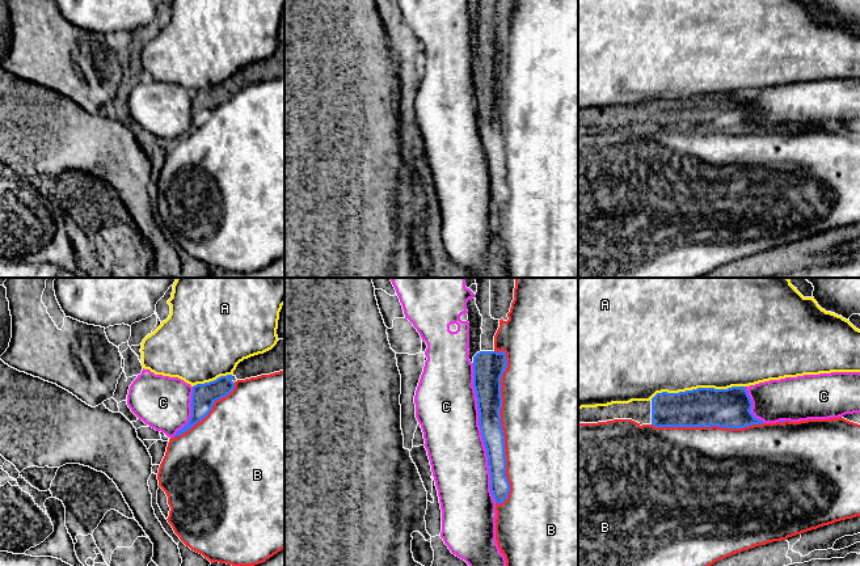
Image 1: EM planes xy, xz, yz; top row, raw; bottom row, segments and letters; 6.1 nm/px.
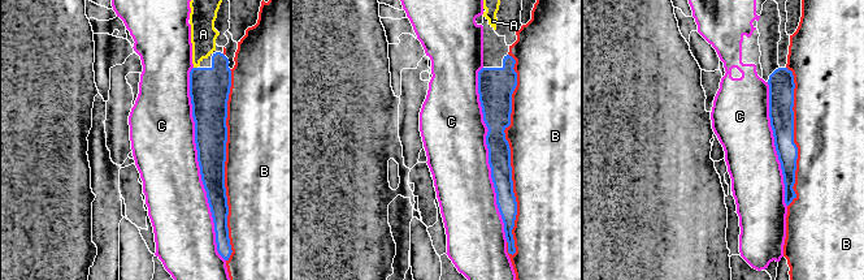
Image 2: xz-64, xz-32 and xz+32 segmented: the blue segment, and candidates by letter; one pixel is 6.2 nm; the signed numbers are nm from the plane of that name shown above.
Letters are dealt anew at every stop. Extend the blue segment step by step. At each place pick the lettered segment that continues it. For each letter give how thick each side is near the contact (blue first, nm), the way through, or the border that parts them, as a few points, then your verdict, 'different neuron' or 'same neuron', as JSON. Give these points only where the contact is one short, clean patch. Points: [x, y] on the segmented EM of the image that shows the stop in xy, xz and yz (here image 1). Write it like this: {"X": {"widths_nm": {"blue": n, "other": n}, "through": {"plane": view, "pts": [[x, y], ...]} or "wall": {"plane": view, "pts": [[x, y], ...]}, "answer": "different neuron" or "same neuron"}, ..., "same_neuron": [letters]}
{"A": {"widths_nm": {"blue": 240, "other": 500}, "answer": "different neuron"}, "B": {"widths_nm": {"blue": 160, "other": 480}, "answer": "different neuron"}, "C": {"widths_nm": {"blue": 160, "other": 380}, "answer": "different neuron"}, "same_neuron": []}

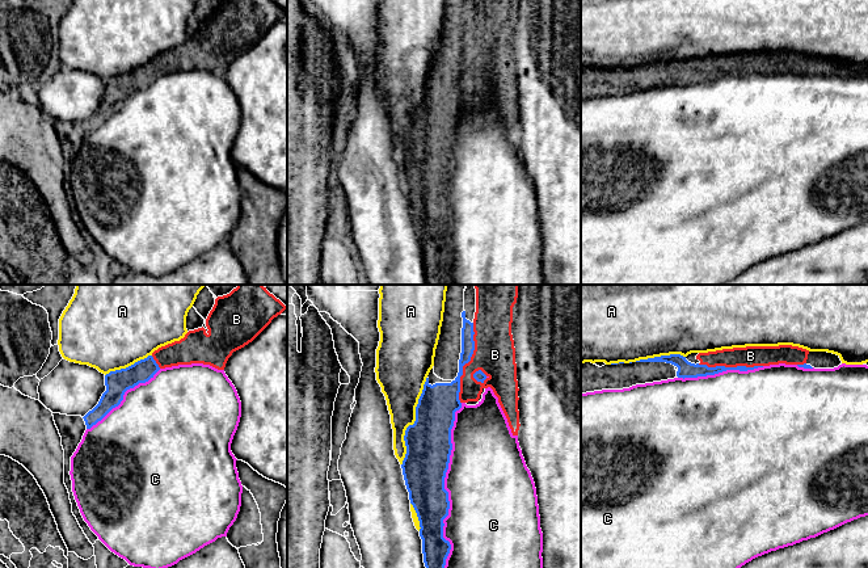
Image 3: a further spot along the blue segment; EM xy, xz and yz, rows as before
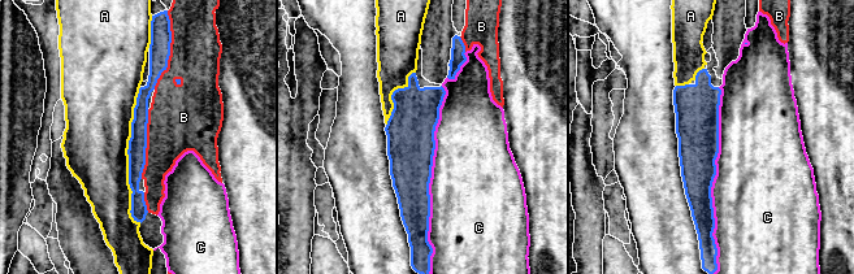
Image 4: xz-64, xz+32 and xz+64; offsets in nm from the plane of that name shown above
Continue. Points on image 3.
{"A": {"widths_nm": {"blue": 280, "other": 260}, "answer": "different neuron"}, "B": {"widths_nm": {"blue": 180, "other": 260}, "answer": "same neuron"}, "C": {"widths_nm": {"blue": 280, "other": 460}, "answer": "different neuron"}, "same_neuron": ["B"]}

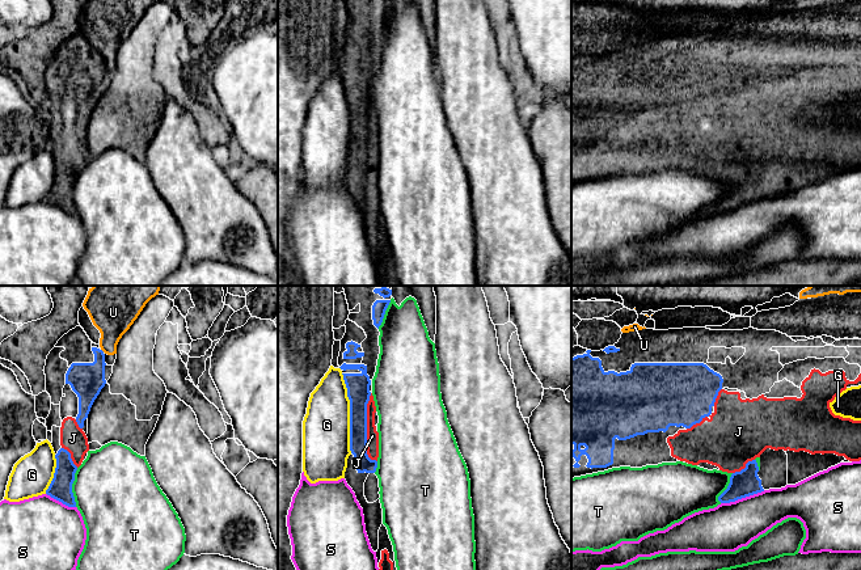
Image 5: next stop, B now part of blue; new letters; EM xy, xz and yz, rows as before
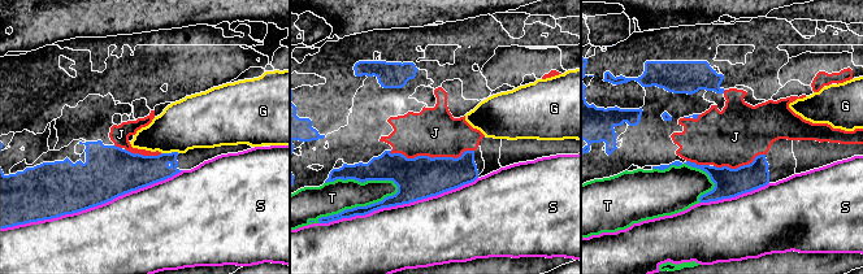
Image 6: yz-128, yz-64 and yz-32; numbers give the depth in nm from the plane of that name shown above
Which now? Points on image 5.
{"G": {"widths_nm": {"blue": 140, "other": 280}, "answer": "different neuron"}, "J": {"widths_nm": {"blue": 140, "other": 80}, "answer": "same neuron"}, "S": {"widths_nm": {"blue": 160, "other": 300}, "answer": "different neuron"}, "T": {"widths_nm": {"blue": 140, "other": 480}, "answer": "different neuron"}, "U": {"answer": "different neuron"}, "same_neuron": ["J"]}

